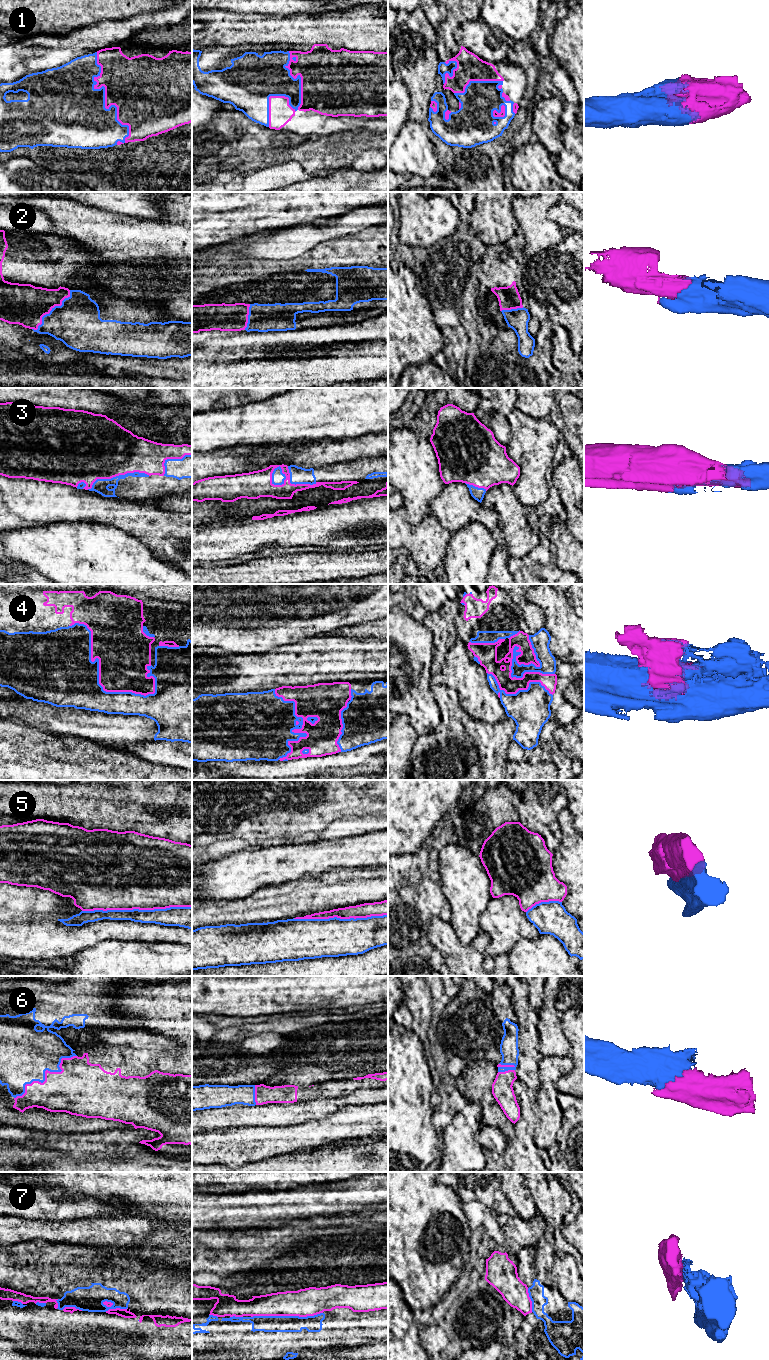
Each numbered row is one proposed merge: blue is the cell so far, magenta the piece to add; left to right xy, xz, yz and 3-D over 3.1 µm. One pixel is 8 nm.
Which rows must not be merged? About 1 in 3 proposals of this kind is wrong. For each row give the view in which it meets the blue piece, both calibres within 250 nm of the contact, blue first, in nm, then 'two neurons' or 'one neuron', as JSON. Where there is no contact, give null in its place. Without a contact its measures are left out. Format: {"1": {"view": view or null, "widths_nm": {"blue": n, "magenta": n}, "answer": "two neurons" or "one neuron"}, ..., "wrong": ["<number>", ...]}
{"1": {"view": "xy", "widths_nm": {"blue": 480, "magenta": 420}, "answer": "one neuron"}, "2": {"view": "xy", "widths_nm": {"blue": 380, "magenta": 340}, "answer": "one neuron"}, "3": {"view": "xy", "widths_nm": {"blue": 120, "magenta": 480}, "answer": "one neuron"}, "4": {"view": "xy", "widths_nm": {"blue": 460, "magenta": 420}, "answer": "two neurons"}, "5": {"view": "xy", "widths_nm": {"blue": 140, "magenta": 500}, "answer": "two neurons"}, "6": {"view": "xy", "widths_nm": {"blue": 420, "magenta": 340}, "answer": "one neuron"}, "7": {"view": "xz", "widths_nm": {"blue": 130, "magenta": 220}, "answer": "two neurons"}, "wrong": ["4", "5", "7"]}

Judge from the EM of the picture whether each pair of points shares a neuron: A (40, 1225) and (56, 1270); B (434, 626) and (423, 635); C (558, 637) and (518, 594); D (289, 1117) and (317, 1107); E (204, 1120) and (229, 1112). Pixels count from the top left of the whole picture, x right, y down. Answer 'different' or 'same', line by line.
A: same
B: different
C: different
D: same
E: same

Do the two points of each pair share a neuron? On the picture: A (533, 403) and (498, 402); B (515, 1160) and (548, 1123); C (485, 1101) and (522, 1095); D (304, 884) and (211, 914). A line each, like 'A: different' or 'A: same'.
A: different
B: different
C: different
D: same

